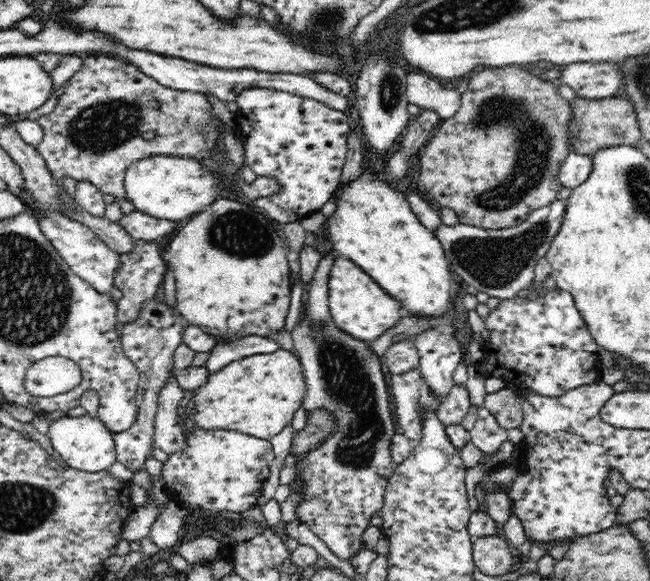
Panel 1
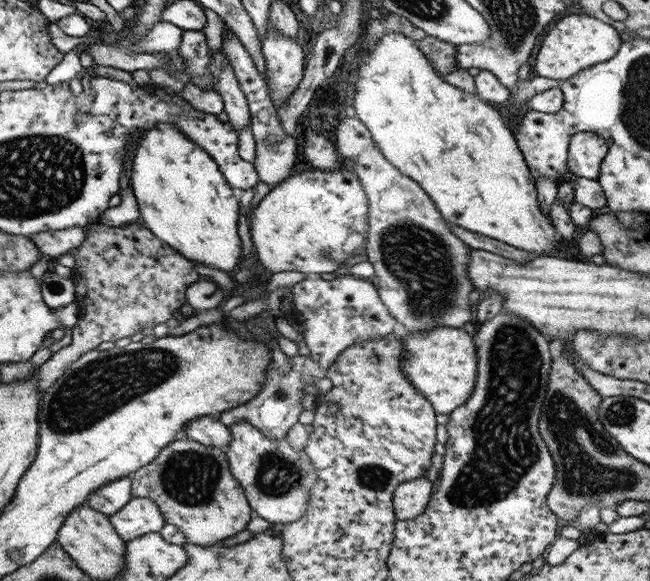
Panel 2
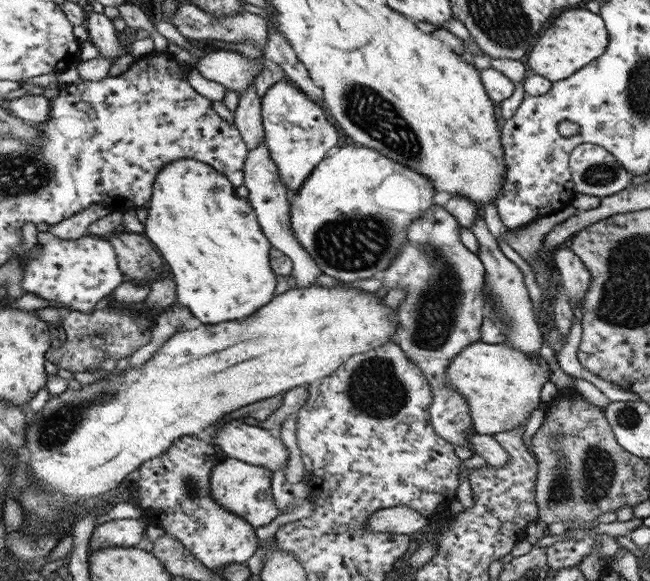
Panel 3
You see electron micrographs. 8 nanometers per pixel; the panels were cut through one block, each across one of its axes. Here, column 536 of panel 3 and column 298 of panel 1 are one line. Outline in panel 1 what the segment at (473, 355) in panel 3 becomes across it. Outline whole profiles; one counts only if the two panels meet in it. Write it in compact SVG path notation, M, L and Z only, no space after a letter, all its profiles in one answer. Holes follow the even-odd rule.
M280 348L270 354L253 354L224 366L209 376L206 384L192 396L195 430L205 432L240 432L271 441L287 429L306 393L305 377L299 356Z

